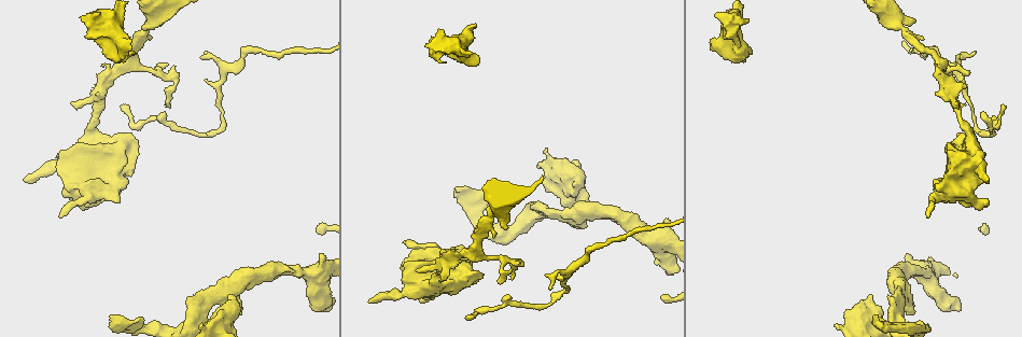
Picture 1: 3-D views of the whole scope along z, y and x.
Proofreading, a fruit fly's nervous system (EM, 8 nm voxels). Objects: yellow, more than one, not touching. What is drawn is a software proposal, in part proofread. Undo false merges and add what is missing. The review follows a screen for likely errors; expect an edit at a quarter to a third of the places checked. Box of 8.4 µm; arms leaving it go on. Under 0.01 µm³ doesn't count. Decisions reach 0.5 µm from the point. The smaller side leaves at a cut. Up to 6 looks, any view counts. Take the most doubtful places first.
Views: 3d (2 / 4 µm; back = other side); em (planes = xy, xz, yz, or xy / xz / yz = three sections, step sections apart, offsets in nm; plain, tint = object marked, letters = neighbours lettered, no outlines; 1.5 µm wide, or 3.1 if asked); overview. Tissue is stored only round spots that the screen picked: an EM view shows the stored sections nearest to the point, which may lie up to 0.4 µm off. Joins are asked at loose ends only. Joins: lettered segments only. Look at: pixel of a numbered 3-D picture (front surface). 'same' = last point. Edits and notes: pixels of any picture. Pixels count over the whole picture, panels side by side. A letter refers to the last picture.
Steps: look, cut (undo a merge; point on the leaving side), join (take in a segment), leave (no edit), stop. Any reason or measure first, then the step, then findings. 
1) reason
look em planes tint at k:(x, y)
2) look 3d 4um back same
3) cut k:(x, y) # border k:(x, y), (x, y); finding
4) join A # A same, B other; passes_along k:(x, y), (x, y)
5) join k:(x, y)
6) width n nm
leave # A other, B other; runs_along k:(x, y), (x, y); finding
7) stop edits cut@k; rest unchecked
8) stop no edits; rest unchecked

branch stops here
look em planes letters at 1:(729, 37)

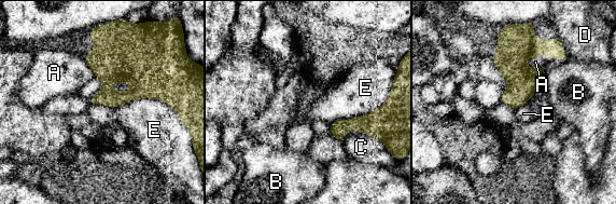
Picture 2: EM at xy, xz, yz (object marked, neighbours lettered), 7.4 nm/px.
longest_contact E 480 nm
leave # A other, B other, C other, D other, E other; none of them fits

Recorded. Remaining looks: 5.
thick turns thin
look em planes tint at 1:(233, 307)

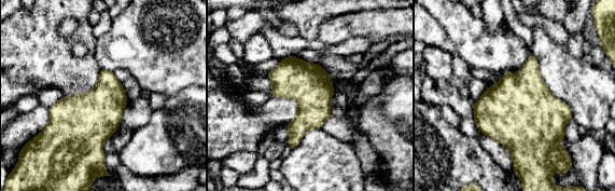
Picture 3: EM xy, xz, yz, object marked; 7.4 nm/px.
look em planes letters same

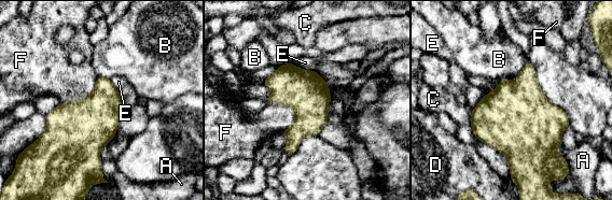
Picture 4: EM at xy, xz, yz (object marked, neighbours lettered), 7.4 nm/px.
leave # A other, B other, C other, D other, E other, F other; all the same cell

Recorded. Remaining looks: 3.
look 3d 4um back at 1:(464, 247)

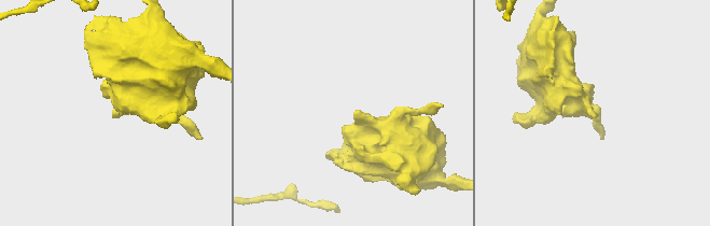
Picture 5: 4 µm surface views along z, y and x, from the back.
need the tissue
look em planes letters at 5:(356, 110)

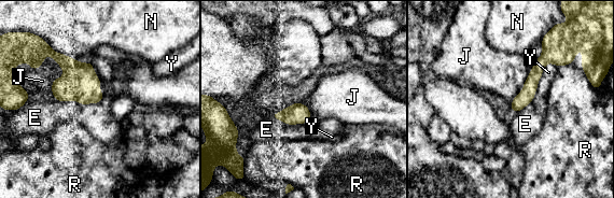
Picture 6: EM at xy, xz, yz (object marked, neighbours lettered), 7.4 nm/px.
leave # E other, J other, N other, R other, Y other; runs_along 6:(552, 54), (514, 109); no lettered segment goes on from it

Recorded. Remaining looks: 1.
stop no edits; rest unchecked

